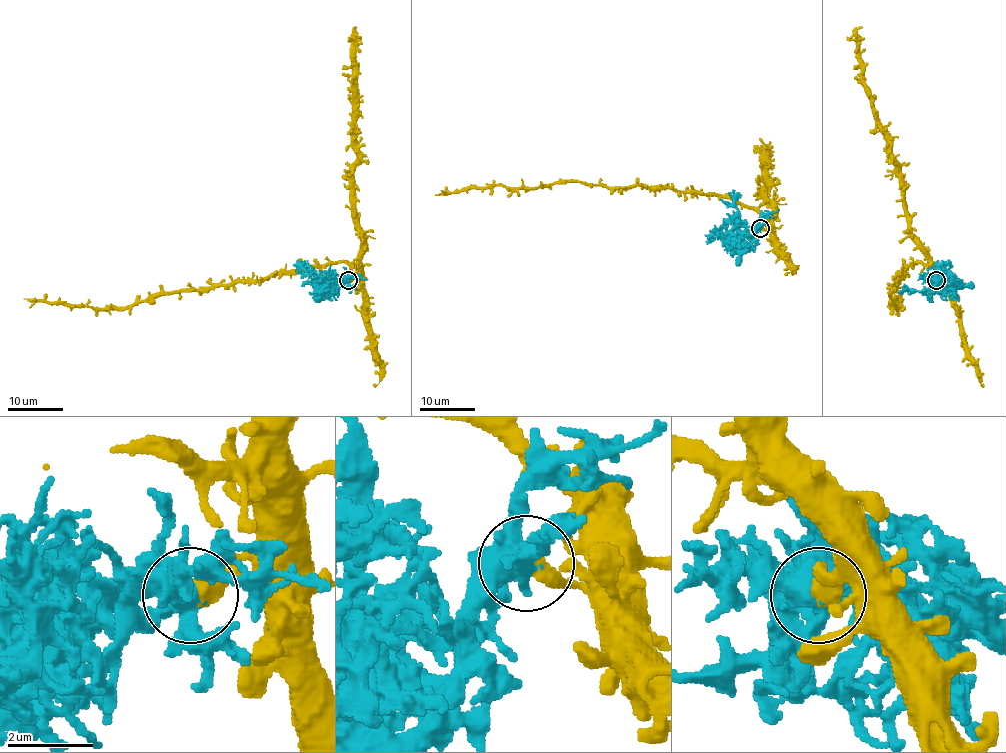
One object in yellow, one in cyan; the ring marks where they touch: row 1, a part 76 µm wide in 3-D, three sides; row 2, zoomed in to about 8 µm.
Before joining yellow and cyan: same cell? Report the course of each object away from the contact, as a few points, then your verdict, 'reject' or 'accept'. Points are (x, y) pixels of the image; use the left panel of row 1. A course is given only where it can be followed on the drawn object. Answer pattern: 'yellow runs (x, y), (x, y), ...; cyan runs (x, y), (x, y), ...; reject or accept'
yellow runs (350, 281), (356, 274), (354, 264), (330, 261), (259, 279), (150, 295), (125, 307), (23, 299); cyan runs (348, 281), (331, 281), (320, 293); reject

